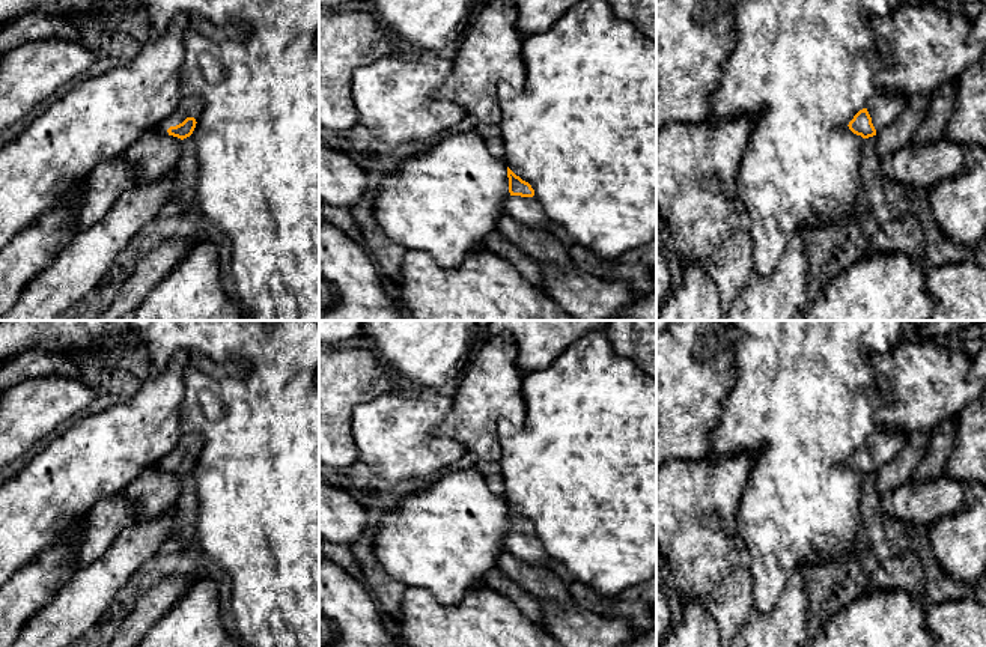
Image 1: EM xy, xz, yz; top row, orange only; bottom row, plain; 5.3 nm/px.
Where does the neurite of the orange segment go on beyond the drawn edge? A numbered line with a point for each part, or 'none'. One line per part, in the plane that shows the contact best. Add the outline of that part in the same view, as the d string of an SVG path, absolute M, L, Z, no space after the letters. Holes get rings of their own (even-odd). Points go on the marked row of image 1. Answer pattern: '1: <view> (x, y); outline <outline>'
1: xy (191, 106); outline M199 95L182 96L176 111L163 120L157 129L167 131L170 126L182 123L187 117L194 117L197 122L202 108L203 99Z

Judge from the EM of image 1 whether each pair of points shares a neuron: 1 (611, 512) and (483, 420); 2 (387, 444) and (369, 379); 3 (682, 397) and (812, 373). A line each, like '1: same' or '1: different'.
1: different
2: different
3: different

